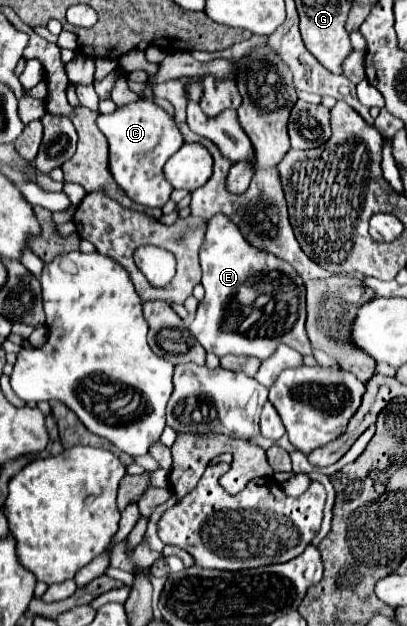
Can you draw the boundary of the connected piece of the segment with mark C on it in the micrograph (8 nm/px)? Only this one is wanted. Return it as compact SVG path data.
M139 99L137 103L117 107L111 115L99 115L97 127L109 141L109 171L117 185L139 205L163 207L173 191L163 177L163 165L183 145L175 121L153 101Z

